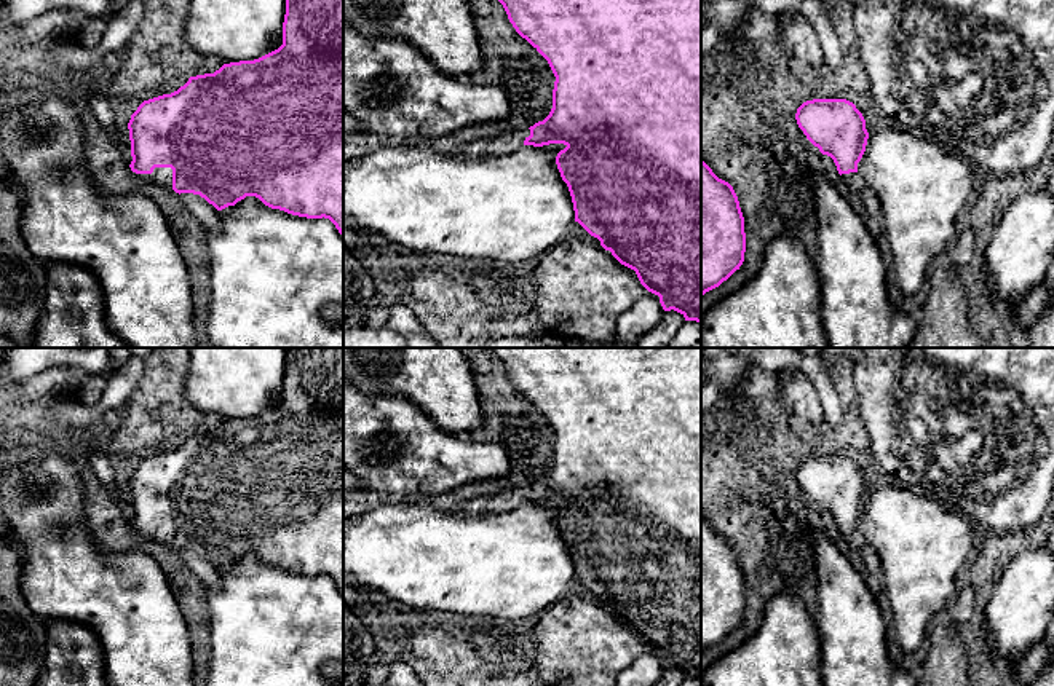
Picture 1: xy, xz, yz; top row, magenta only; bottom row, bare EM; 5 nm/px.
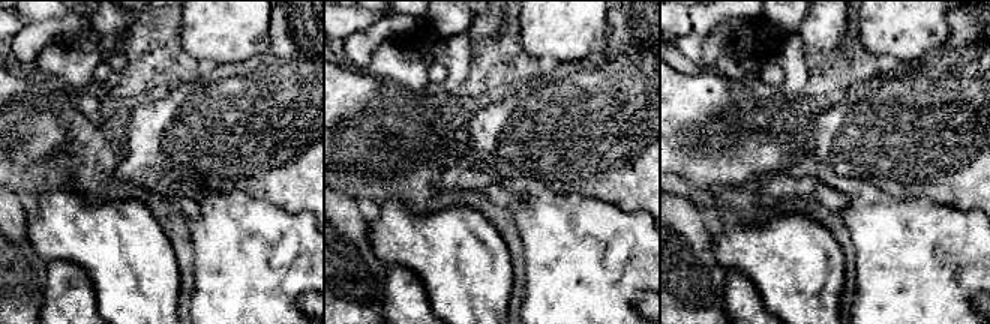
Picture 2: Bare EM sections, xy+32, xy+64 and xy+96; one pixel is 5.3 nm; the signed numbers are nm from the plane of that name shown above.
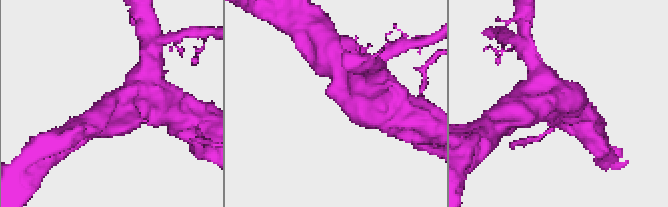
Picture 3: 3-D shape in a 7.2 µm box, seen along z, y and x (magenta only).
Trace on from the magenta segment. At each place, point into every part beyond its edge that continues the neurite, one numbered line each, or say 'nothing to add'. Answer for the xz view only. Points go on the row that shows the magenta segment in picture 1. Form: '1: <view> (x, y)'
1: xz (507, 142)

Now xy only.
1: xy (162, 176)

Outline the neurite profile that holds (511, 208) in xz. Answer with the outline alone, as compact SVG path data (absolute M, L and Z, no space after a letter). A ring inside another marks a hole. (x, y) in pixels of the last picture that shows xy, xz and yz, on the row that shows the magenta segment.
M522 145L516 152L477 160L430 147L374 147L343 166L343 215L359 228L390 239L402 254L441 254L517 263L545 255L567 238L575 211L556 156L567 145Z

